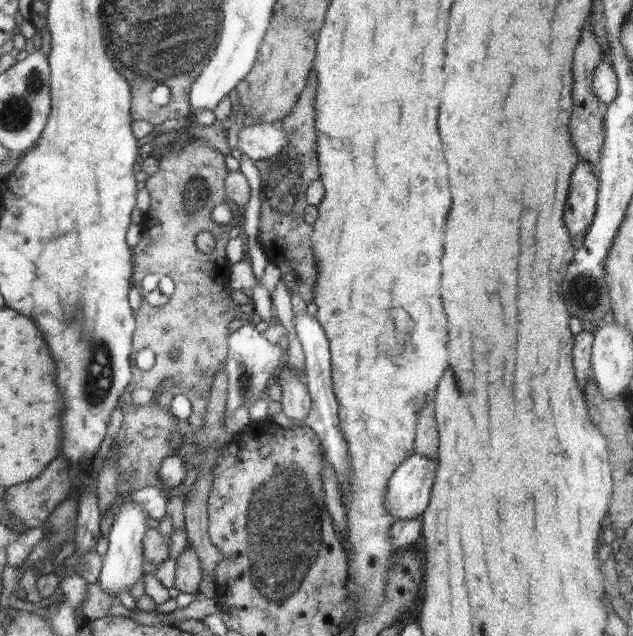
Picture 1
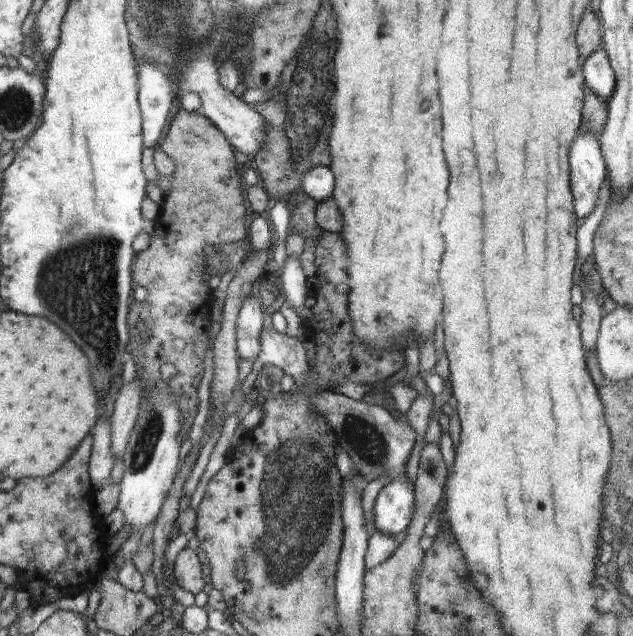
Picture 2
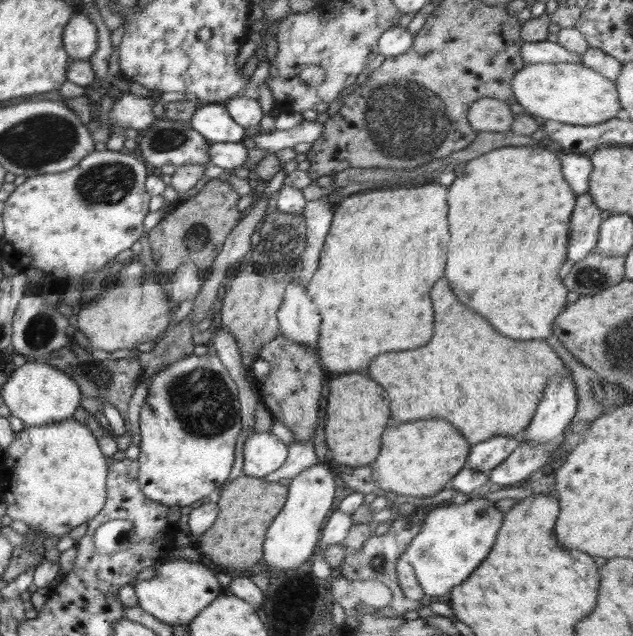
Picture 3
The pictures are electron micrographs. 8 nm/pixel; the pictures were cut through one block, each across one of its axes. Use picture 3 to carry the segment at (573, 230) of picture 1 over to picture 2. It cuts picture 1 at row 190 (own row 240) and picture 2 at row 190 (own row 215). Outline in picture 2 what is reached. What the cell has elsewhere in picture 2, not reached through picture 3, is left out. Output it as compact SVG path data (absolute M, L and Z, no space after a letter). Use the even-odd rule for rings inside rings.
M580 127L576 139L570 146L570 168L572 168L570 188L574 194L574 208L580 226L598 205L607 171L599 138L593 133L580 131Z

